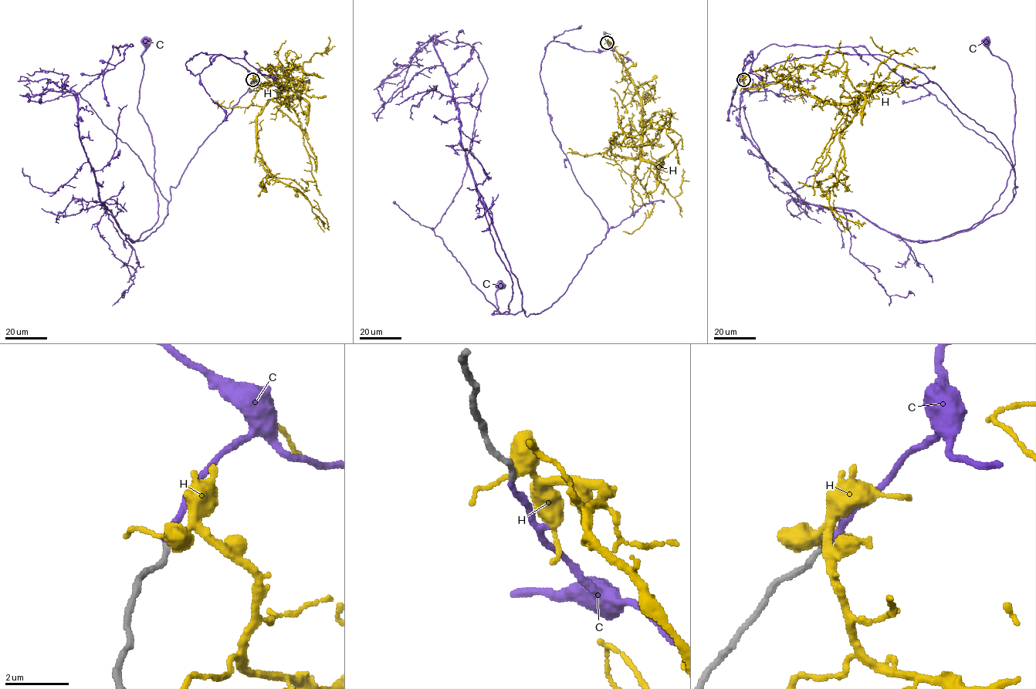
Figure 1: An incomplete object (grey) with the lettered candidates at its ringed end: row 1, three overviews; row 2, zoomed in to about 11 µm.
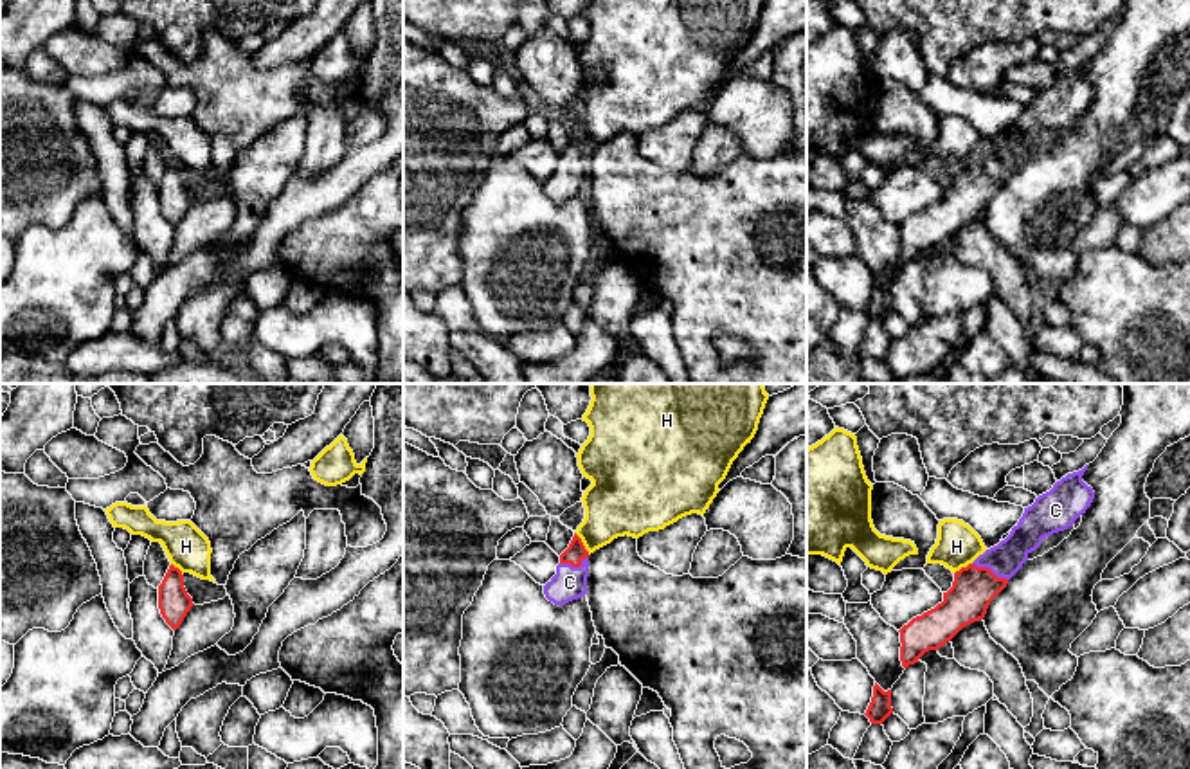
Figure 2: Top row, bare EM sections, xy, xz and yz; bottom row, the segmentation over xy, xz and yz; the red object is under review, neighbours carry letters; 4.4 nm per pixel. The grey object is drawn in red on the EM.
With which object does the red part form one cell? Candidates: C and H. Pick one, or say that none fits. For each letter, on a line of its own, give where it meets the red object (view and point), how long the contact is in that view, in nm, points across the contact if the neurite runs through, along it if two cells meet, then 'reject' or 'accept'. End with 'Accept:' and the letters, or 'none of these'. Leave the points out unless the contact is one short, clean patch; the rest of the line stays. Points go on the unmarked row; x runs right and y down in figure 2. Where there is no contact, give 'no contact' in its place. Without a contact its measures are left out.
C: contact yz (989, 166); length 180 nm; way yz (973, 186), (989, 166), (1005, 155); accept
H: contact xz (582, 139); length 120 nm; border xz (575, 128), (589, 150); reject
Accept: C

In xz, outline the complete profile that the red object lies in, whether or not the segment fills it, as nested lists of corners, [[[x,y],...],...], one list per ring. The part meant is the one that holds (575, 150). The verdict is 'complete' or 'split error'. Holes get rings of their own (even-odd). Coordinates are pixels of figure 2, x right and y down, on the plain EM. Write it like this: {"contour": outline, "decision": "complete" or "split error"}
{"contour": [[[574,130],[569,144],[560,151],[556,171],[544,182],[544,191],[554,202],[565,202],[585,193],[589,173],[589,148]]], "decision": "split error"}

